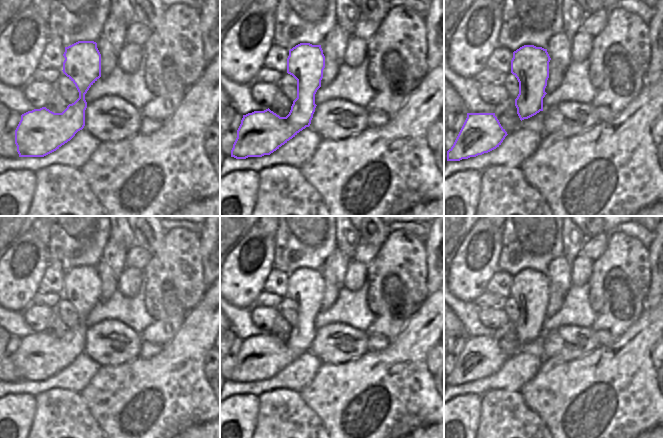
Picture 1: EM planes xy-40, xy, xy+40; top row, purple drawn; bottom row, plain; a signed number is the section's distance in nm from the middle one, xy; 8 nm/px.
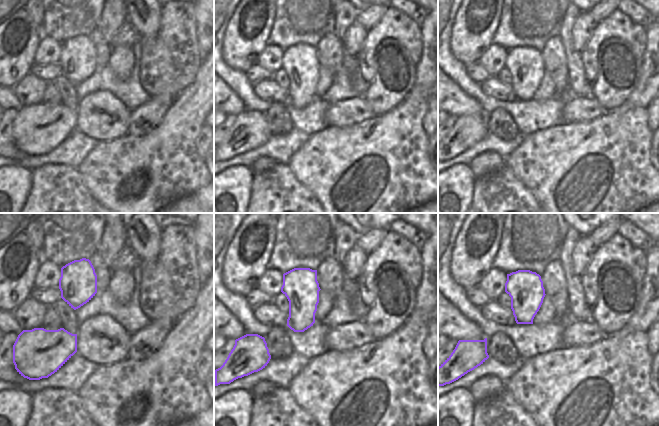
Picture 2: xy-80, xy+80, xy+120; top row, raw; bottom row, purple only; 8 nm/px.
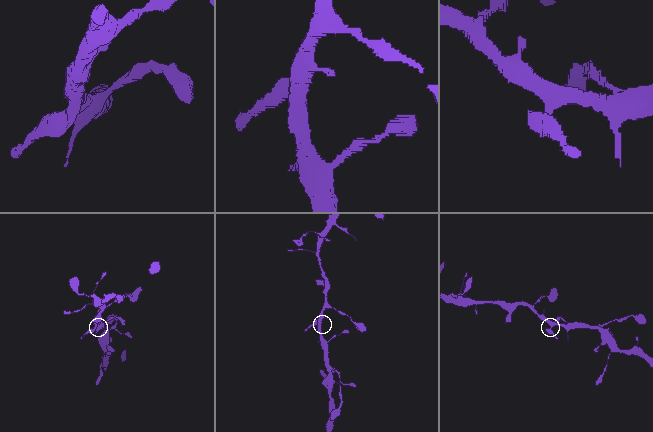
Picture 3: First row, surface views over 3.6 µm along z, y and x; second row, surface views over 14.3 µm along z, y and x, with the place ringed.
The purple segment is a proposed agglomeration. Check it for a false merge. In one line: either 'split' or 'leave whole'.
leave whole

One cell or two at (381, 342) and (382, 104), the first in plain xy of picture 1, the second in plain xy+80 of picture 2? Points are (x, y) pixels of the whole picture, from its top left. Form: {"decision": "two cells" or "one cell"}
{"decision": "one cell"}

